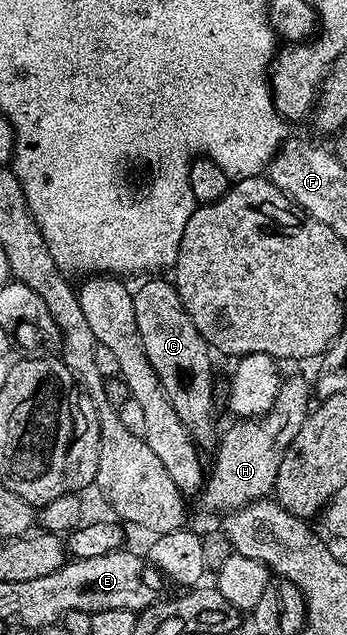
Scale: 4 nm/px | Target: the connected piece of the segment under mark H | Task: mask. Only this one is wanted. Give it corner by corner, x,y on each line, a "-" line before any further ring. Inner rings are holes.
288,376
280,385
274,404
264,416
256,419
237,419
228,429
223,429
214,449
216,465
211,465
202,489
204,504
212,512
227,514
238,508
245,508
255,500
263,500
273,495
278,478
278,466
294,442
302,422
306,422
310,411
310,380
304,376

